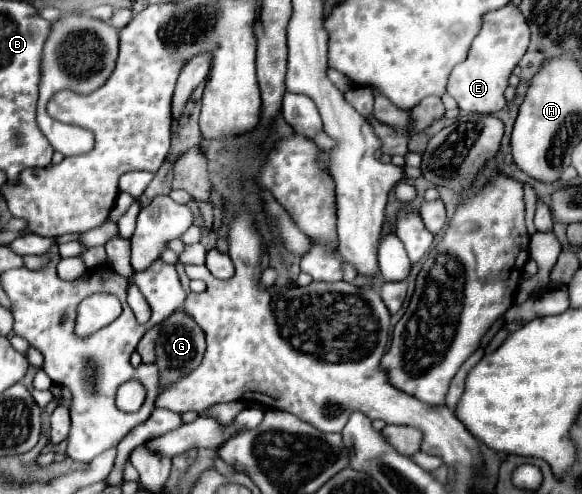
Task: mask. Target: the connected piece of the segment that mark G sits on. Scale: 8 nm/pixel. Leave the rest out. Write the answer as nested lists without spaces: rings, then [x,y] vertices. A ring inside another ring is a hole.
[[[181,310],[171,314],[157,340],[157,368],[161,370],[161,388],[189,374],[201,364],[205,352],[203,330]]]

